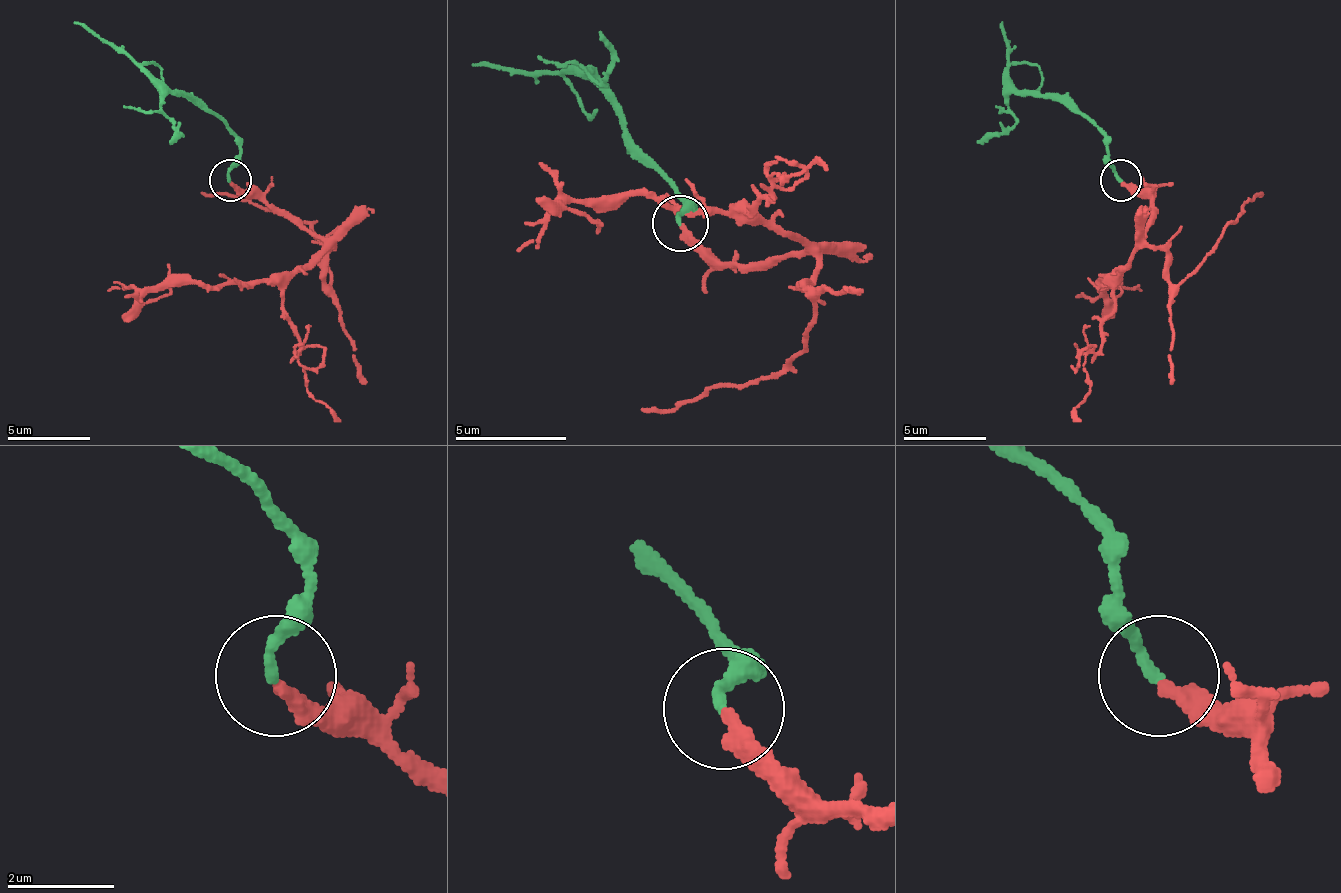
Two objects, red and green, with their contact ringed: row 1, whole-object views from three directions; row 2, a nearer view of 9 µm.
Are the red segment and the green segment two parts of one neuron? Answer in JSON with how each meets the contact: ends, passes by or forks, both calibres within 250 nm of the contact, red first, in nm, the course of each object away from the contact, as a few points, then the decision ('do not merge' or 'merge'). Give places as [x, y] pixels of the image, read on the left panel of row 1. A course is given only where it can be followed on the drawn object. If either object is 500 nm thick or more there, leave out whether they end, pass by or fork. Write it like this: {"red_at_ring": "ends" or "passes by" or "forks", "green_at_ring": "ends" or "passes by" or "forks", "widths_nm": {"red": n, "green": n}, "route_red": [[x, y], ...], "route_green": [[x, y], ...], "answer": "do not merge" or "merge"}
{"red_at_ring": "ends", "green_at_ring": "ends", "widths_nm": {"red": 300, "green": 200}, "route_red": [[229, 181], [329, 239], [333, 248], [325, 256], [325, 285], [325, 248], [304, 223], [241, 198], [200, 193]], "route_green": [[229, 181], [241, 139], [200, 102], [183, 98], [75, 23]], "answer": "merge"}

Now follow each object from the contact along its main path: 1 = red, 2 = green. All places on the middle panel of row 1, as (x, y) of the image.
1: (678, 222), (728, 266), (812, 255), (817, 272), (806, 283), (812, 305), (806, 344), (778, 372), (640, 410)
2: (678, 222), (695, 205), (640, 149), (617, 110), (584, 77), (473, 66)

